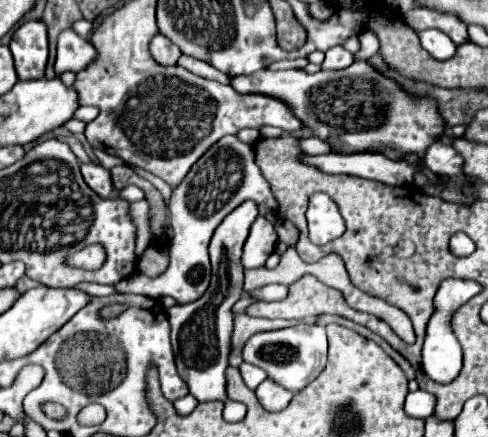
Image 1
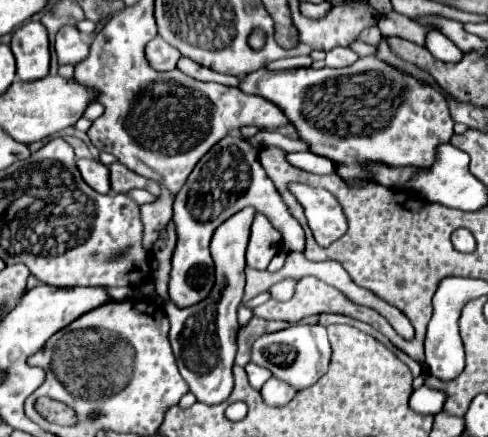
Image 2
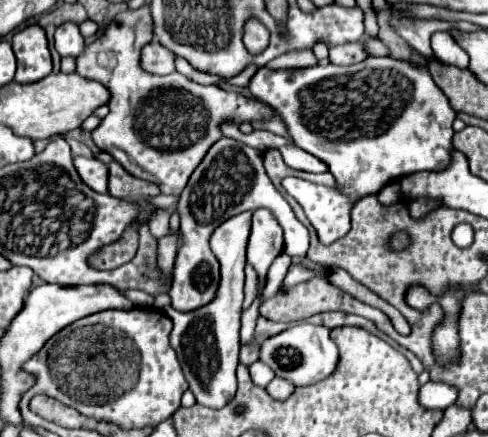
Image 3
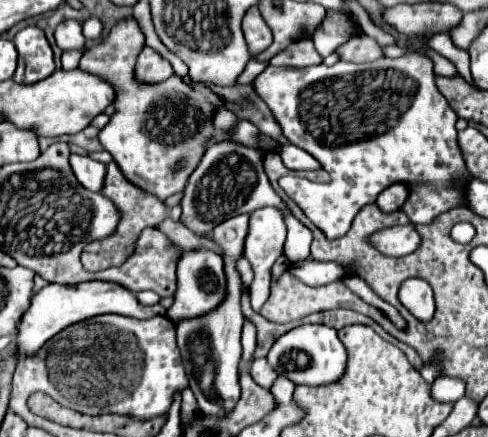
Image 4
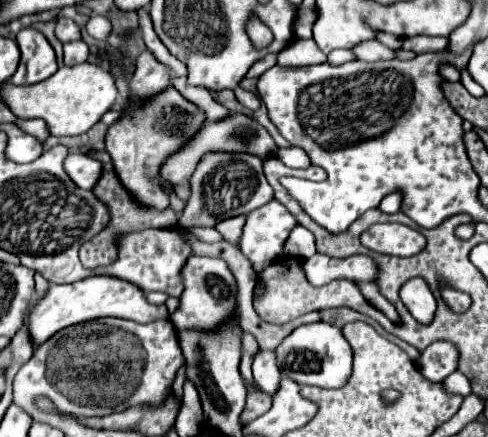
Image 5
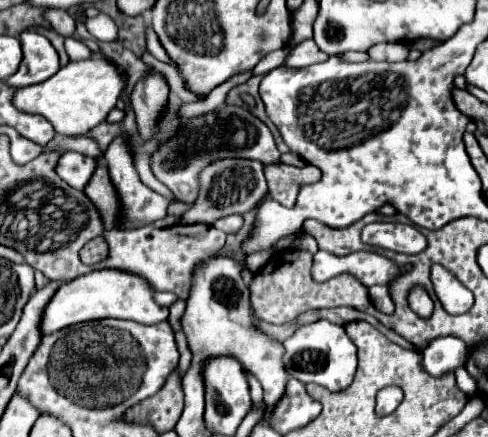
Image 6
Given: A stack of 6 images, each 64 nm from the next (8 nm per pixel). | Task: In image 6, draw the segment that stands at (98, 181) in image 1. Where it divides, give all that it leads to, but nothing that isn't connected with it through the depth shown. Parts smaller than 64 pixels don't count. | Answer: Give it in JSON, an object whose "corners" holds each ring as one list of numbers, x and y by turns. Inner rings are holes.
{"corners":[[64,152,56,170,60,172,60,178,64,178,72,188,82,190,96,170,96,160,78,152]]}

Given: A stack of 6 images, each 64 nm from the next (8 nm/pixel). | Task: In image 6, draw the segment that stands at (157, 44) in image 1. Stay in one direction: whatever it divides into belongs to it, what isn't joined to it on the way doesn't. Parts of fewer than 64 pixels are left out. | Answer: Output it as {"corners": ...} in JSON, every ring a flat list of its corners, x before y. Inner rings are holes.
{"corners":[[152,68,136,82,132,90,132,108,136,112,136,124,138,132,144,140,150,140,156,132,158,116,162,114,166,102,168,102,170,88,162,74,154,72]]}

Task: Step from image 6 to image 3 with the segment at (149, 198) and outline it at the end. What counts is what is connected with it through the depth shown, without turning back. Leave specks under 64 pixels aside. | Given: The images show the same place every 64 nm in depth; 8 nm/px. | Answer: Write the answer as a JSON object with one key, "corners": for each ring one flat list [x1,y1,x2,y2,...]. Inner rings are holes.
{"corners":[[148,2,138,10,120,12,108,24,106,32,98,36,90,46,86,46,86,50,76,58,76,72,82,78,96,80,110,90,110,100,108,100,110,112,106,118,100,120,98,128,92,130,94,144,100,150,112,154,114,160,120,162,130,174,158,184,162,194,178,196,184,190,190,174,202,162,204,154,210,150,210,146,222,138,220,126,224,122,234,122,234,124,264,122,276,116,276,112,268,104,256,98,246,98,238,92,222,90,220,86,214,86,214,84,212,86,196,84,186,76,182,76,180,72,174,72,170,76,156,76,146,72,140,66,140,50,144,48,144,44,152,40,152,36,154,36,154,22,150,16]]}

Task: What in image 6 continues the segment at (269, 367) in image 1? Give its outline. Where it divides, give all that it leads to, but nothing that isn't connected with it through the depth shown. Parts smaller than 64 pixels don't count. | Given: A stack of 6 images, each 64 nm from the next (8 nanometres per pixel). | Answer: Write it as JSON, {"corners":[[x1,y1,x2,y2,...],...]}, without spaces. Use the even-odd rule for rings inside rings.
{"corners":[[318,320,314,324,300,326,284,344,284,368,286,374,300,380,302,384,314,382,332,392,350,386,356,372,356,346,348,338,346,330,328,320]]}

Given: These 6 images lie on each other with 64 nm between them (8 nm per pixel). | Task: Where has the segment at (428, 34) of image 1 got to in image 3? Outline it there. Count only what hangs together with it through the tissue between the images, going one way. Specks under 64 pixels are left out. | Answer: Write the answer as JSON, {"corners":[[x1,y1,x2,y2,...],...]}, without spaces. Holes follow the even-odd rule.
{"corners":[[434,32,430,42,432,42,434,56,438,60,442,60,444,64,454,64,458,68,468,66,468,54,452,40,452,36,448,32]]}

